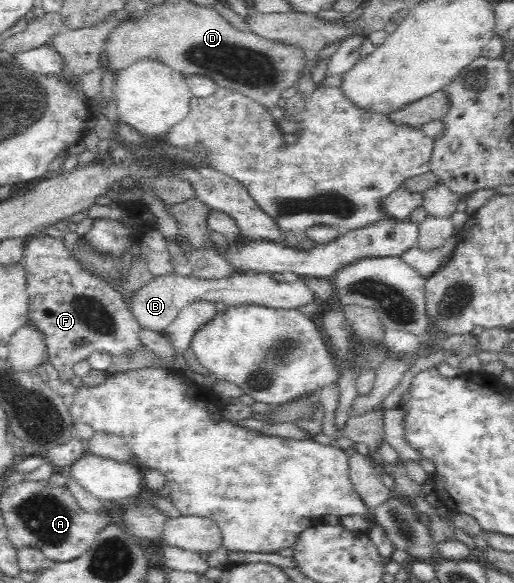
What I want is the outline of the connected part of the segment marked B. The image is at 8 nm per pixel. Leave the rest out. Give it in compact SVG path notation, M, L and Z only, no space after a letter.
M234 273L225 278L197 278L195 276L180 276L179 274L165 274L154 276L140 291L132 296L128 307L132 315L143 329L162 333L179 314L179 311L192 302L223 302L228 307L257 305L275 307L279 309L295 309L305 306L309 302L316 302L316 298L308 289L304 279L297 278L293 282L277 282L269 274L239 274Z

